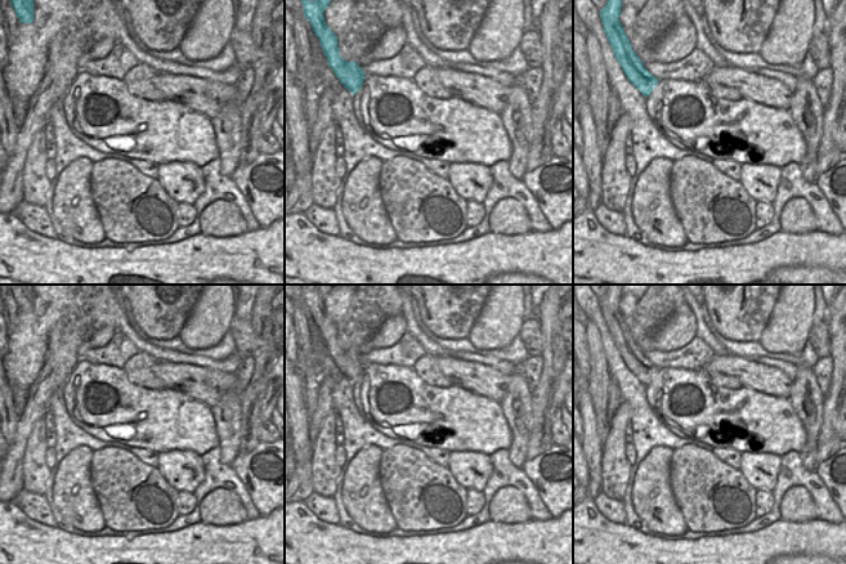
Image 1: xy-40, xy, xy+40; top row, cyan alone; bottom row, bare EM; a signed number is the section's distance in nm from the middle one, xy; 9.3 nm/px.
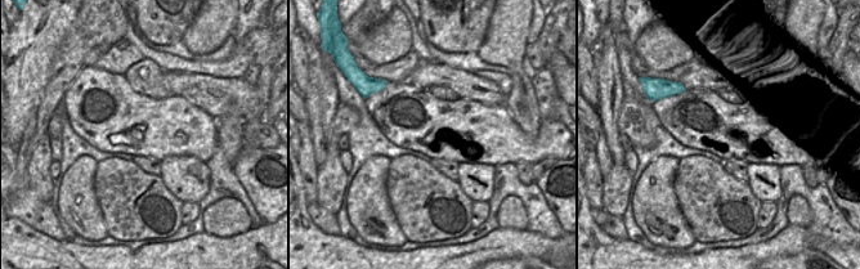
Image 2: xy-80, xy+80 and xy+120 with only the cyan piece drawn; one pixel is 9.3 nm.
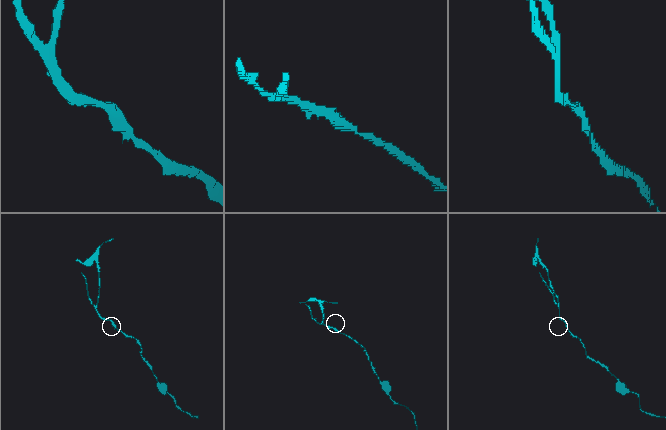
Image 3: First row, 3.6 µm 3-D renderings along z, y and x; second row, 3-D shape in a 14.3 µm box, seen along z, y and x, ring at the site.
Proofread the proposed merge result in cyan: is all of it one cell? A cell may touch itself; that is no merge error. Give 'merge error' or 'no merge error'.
merge error

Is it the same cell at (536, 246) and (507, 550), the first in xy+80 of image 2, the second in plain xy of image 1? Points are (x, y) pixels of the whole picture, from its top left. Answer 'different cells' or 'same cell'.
same cell

